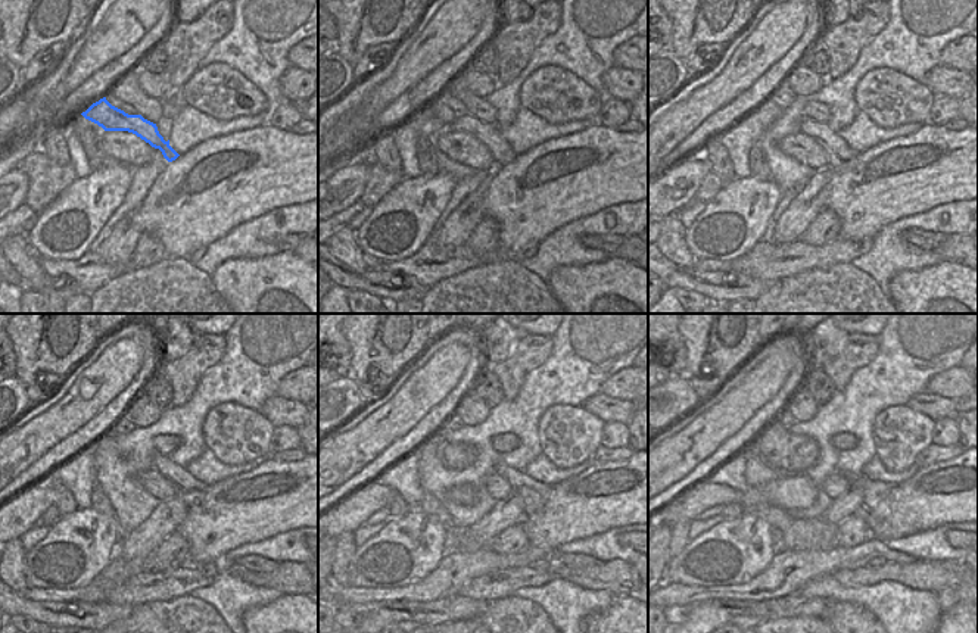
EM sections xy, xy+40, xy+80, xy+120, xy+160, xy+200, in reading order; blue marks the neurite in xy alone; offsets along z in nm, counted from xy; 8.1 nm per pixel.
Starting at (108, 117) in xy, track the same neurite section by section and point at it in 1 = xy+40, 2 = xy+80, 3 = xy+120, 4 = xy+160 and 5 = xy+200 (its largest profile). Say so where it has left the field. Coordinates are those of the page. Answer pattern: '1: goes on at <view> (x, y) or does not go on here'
1: goes on at xy+40 (488, 134)
2: goes on at xy+80 (837, 150)
3: goes on at xy+120 (190, 489)
4: goes on at xy+160 (532, 492)
5: goes on at xy+200 (874, 492)

